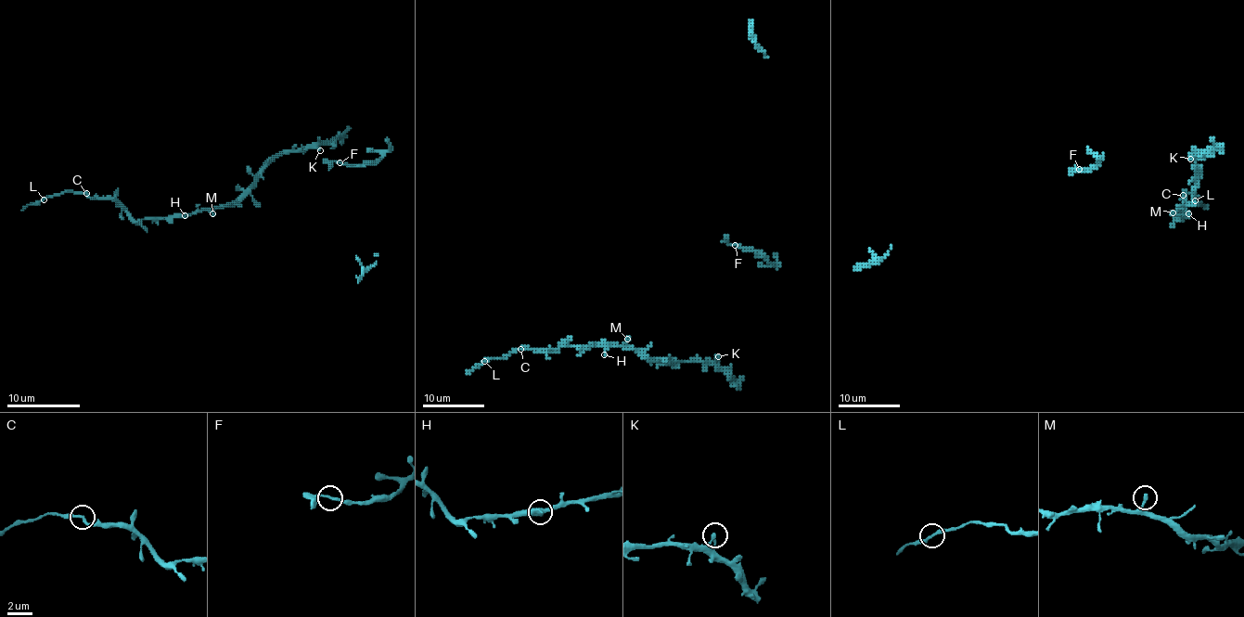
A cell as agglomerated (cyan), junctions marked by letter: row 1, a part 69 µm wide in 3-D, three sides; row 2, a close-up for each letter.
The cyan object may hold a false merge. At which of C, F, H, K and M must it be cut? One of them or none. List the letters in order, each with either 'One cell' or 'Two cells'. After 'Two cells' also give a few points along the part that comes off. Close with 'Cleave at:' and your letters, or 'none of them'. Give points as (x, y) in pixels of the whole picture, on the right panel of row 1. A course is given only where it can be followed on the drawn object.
C: Two cells. Course of the part to remove: (1182, 196), (1190, 194), (1209, 209)
F: One cell
H: One cell
K: One cell
M: One cell
Cleave at: C

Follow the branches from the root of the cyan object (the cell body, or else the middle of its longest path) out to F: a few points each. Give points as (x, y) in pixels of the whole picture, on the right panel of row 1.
F: (1099, 159), (1095, 166), (1085, 171), (1079, 169)

